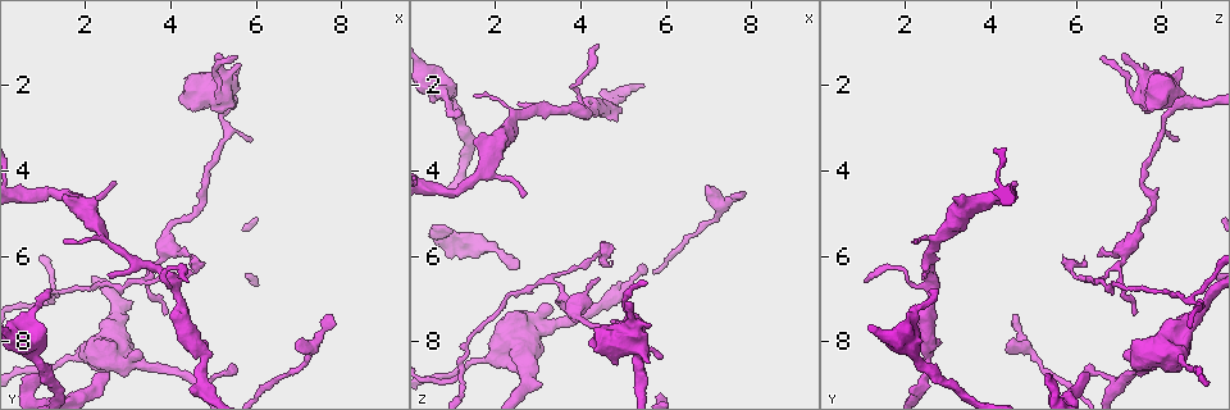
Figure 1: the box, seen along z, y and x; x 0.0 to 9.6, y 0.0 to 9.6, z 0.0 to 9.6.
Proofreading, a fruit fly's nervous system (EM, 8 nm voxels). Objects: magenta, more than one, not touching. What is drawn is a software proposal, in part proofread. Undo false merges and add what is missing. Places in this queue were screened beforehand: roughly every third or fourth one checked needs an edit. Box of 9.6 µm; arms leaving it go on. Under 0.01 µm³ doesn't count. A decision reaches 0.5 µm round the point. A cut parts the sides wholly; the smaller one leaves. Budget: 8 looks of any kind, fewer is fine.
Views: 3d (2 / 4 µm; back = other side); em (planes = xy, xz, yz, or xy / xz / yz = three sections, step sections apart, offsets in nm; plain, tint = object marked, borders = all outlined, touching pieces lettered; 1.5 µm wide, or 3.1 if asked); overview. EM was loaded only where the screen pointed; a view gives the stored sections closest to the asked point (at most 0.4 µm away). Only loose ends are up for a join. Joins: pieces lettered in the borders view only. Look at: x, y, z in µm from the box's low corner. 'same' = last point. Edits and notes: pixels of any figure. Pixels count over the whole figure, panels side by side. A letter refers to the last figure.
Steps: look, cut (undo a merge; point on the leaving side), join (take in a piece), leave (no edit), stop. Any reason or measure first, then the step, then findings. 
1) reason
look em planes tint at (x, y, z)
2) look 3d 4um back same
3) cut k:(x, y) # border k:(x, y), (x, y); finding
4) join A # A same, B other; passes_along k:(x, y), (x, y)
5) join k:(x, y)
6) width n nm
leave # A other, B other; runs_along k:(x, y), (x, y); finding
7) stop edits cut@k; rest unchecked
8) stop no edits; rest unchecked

tapers out
look em planes plain at (4.40, 6.05, 6.50)

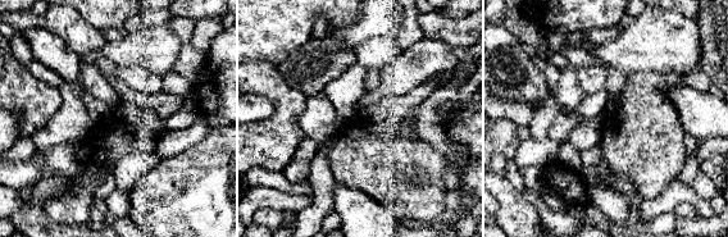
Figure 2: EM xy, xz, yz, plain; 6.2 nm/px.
look em planes borders same

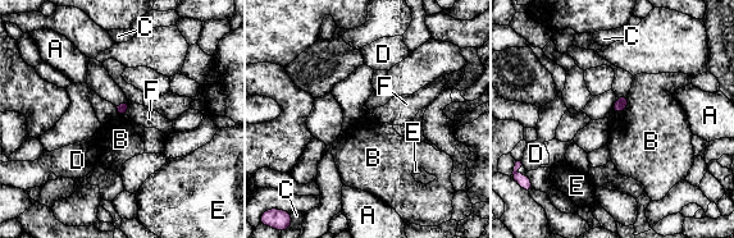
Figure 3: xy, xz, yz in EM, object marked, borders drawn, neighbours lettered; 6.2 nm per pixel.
leave # A other, B other, C other, D other, E other, F other; border 3:(628, 95), (628, 105), (612, 114); none of them fits

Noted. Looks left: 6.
calibre changes
look 3d 4um back at (4.90, 8.40, 2.60)

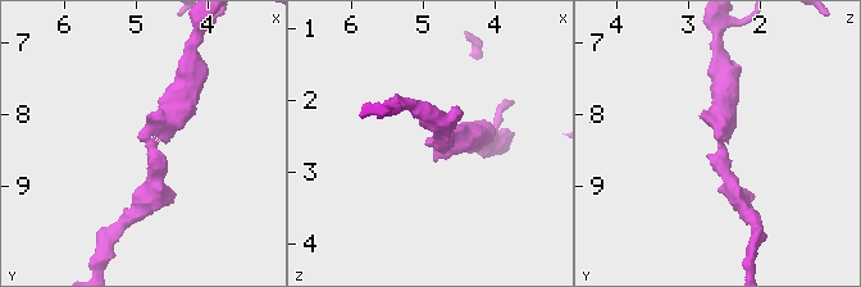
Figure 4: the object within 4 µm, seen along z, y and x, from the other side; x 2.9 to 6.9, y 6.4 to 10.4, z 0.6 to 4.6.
look em planes borders at (4.80, 8.40, 2.60)

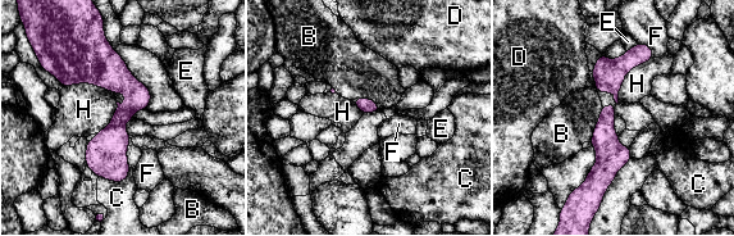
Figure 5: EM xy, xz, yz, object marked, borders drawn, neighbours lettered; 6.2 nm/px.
longest_contact H 360 nm
leave # B other, C other, D other, E other, F other, H other; border 5:(653, 58), (625, 75), (618, 103); all the same neuron

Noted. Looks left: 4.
tapers out
look 3d 2um at (2.70, 4.30, 4.65)

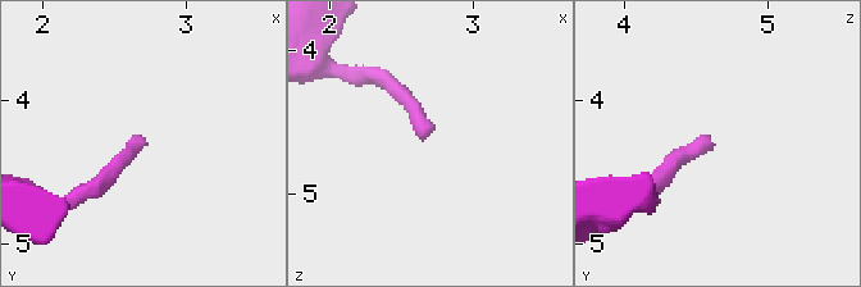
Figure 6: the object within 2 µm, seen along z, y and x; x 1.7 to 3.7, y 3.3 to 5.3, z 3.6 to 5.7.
now the EM
look em planes borders at (2.66, 4.30, 4.62)

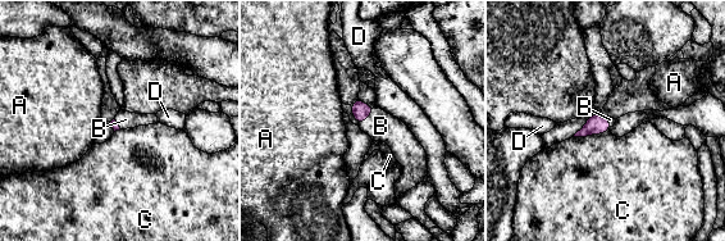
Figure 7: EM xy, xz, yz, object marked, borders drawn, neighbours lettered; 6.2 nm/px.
longest_contact C 220 nm
join B # A other, B same, C other, D other; it goes on there

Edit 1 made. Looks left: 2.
stop edits join@7; rest unchecked

